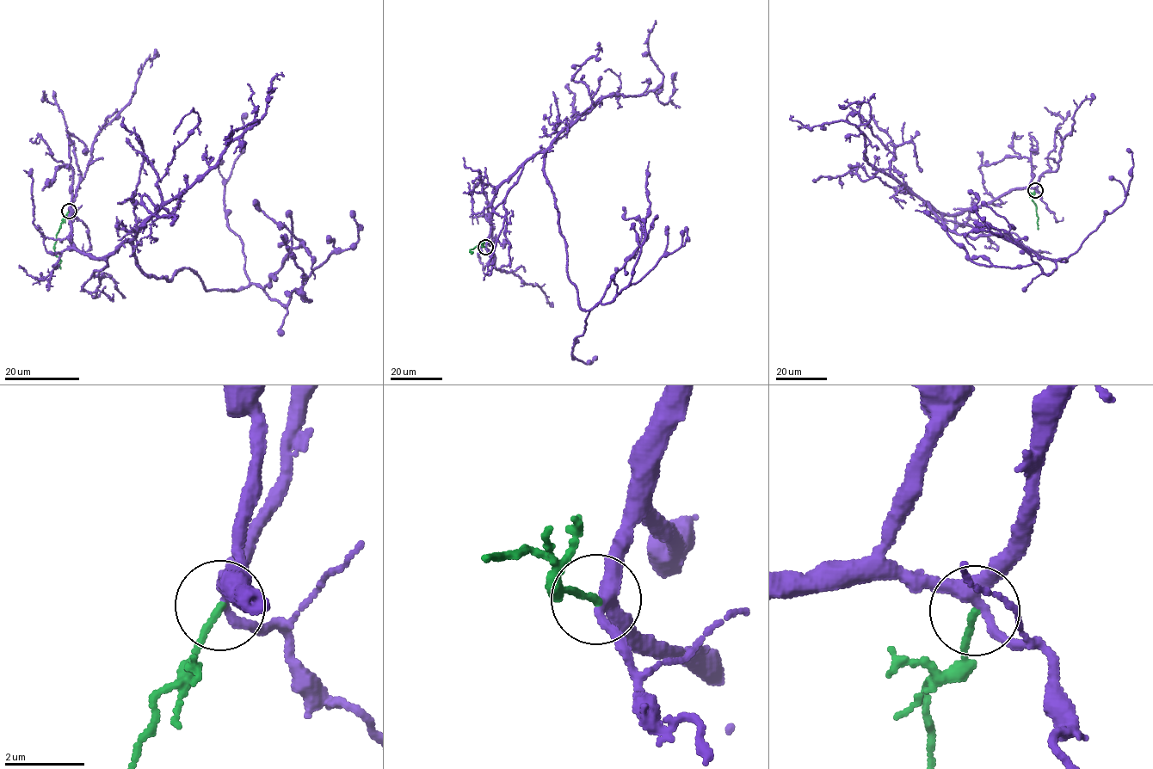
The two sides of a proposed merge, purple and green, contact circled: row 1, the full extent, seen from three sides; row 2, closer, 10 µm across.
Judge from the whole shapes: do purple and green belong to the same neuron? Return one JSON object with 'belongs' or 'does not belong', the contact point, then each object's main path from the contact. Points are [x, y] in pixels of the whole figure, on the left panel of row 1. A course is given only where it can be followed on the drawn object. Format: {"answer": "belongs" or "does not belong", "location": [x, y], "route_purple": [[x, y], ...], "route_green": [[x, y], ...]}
{"answer": "does not belong", "location": [69, 211], "route_purple": [[68, 211], [95, 257], [128, 242], [157, 278], [187, 267], [206, 290], [311, 300], [282, 236]], "route_green": [[68, 211], [54, 244], [60, 268]]}

